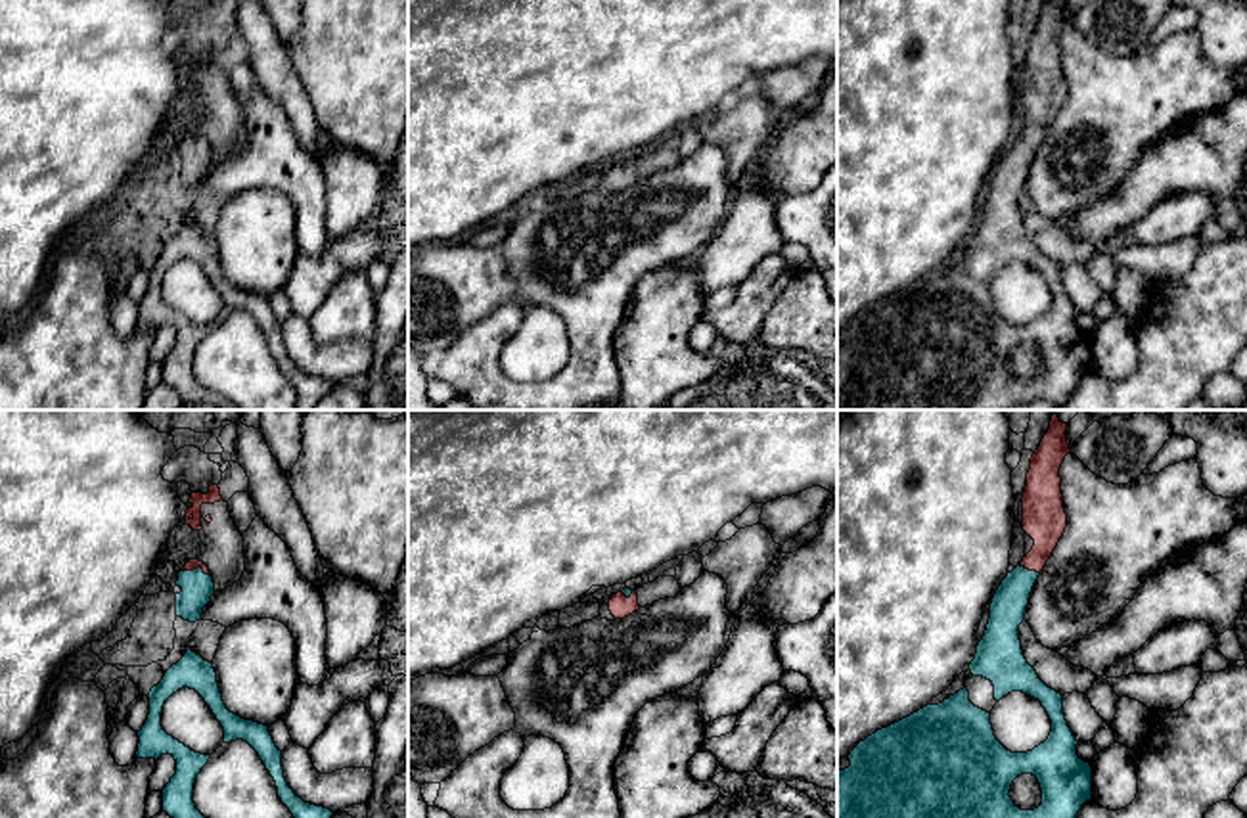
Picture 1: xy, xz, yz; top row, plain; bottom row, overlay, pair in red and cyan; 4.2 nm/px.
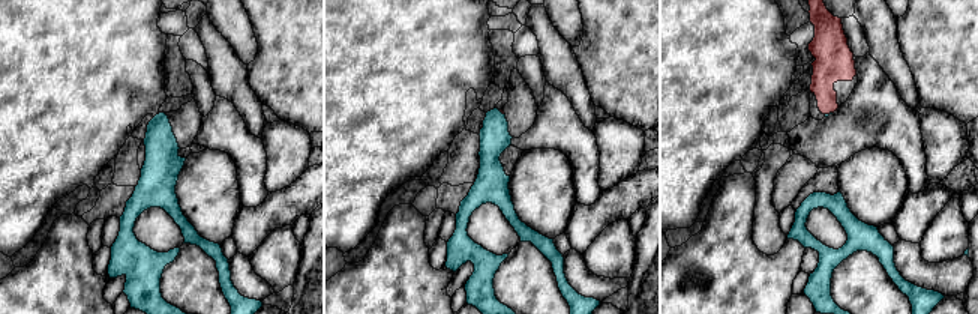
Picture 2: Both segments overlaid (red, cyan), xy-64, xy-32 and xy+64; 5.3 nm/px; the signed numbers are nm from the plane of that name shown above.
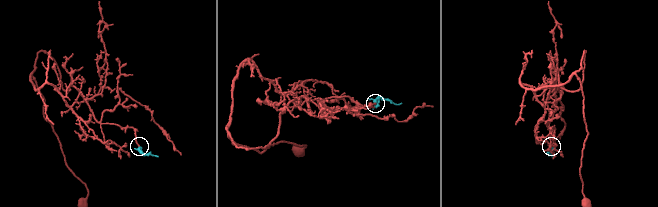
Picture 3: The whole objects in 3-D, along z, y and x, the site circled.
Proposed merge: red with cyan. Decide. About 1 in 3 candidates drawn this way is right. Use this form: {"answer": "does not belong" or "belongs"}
{"answer": "belongs"}

